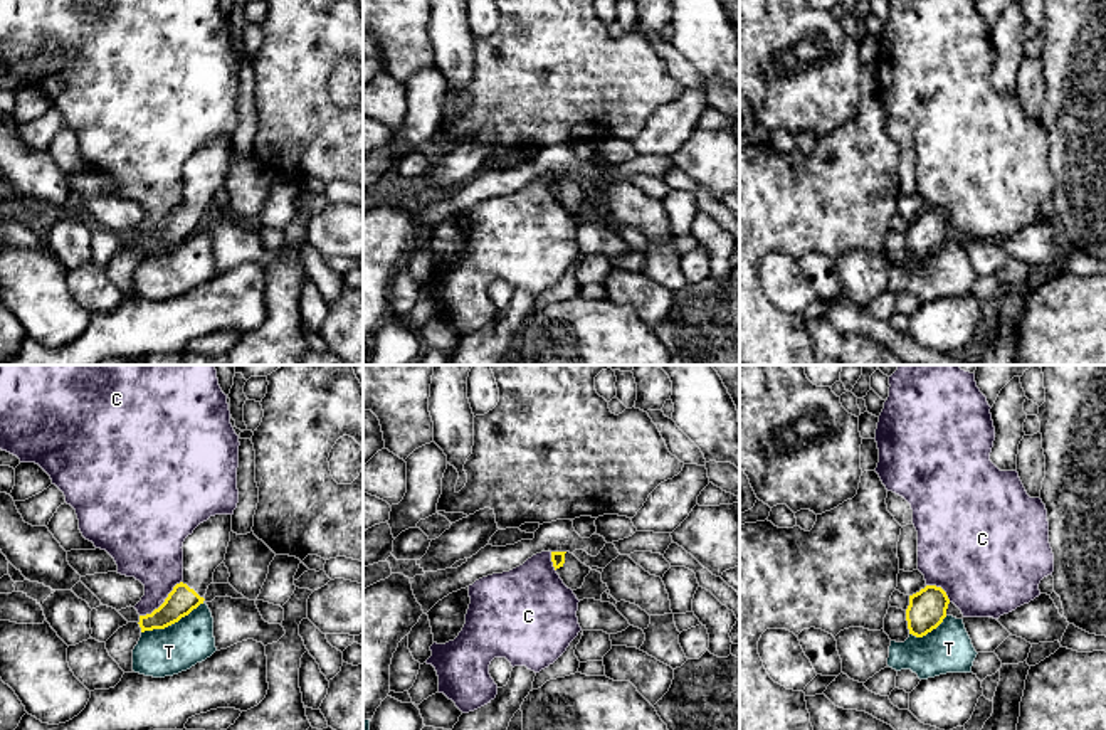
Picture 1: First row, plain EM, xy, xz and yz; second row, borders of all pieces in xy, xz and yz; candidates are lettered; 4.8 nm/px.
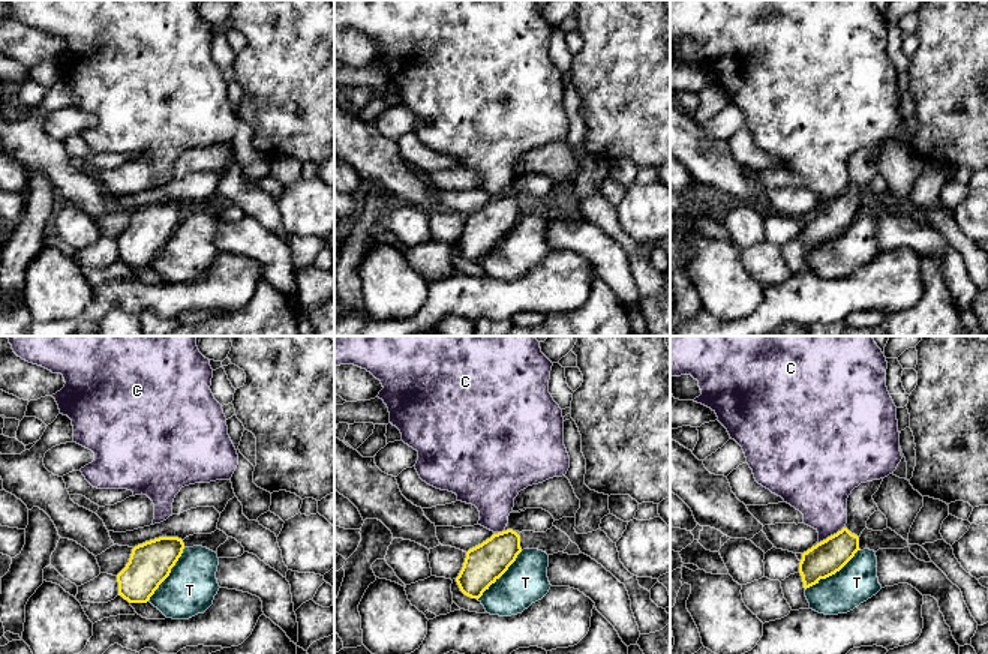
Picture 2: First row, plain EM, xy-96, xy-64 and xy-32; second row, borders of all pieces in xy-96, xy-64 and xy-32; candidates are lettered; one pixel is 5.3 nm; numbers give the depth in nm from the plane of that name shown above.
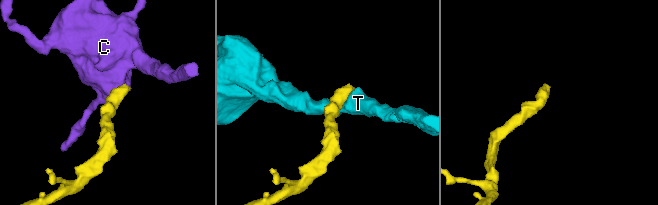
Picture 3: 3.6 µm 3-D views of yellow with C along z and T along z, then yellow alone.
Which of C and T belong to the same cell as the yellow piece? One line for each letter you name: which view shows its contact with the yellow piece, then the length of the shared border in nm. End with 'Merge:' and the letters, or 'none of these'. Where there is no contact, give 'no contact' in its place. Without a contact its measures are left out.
Merge: none of these

